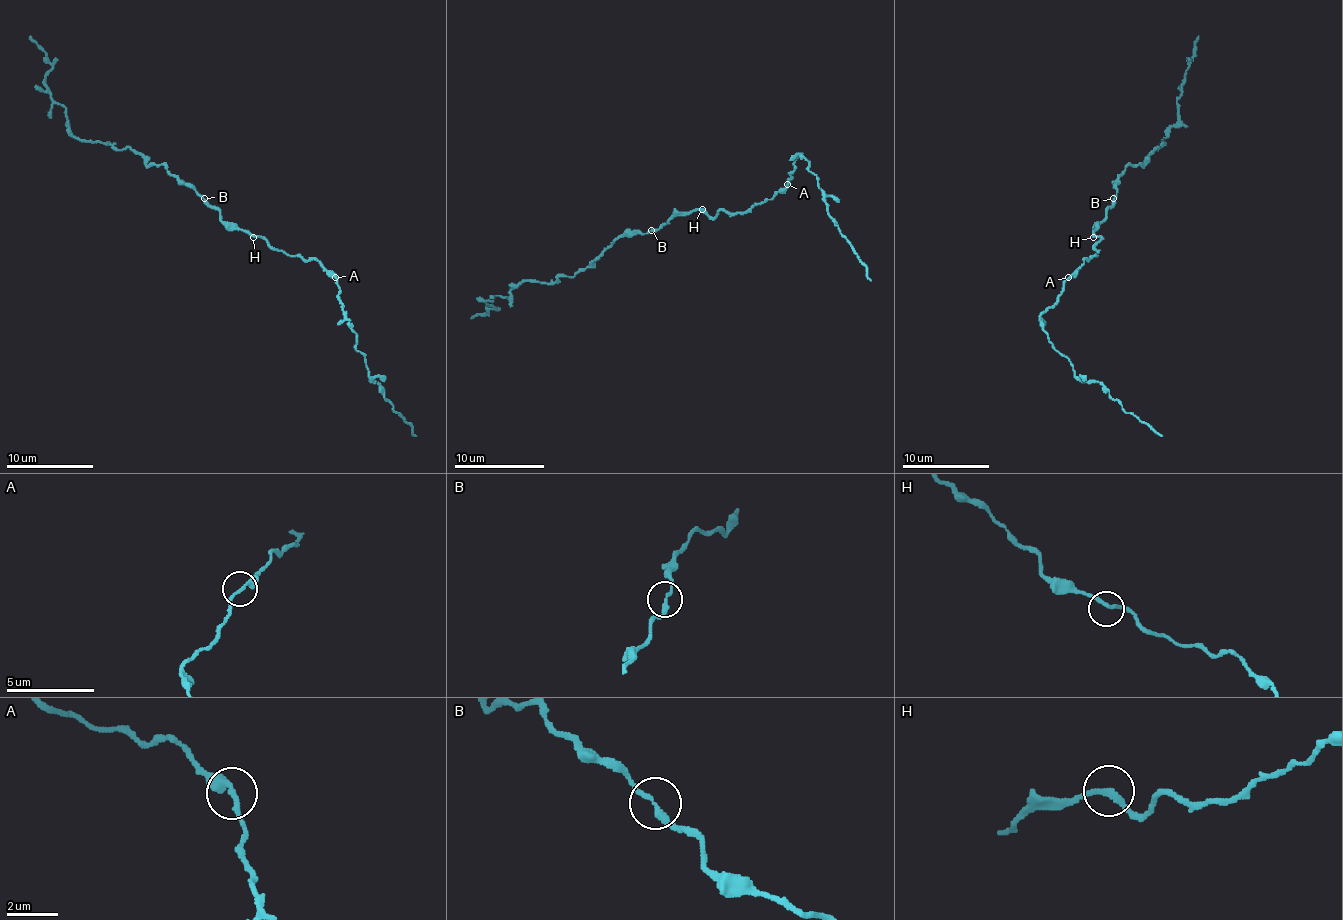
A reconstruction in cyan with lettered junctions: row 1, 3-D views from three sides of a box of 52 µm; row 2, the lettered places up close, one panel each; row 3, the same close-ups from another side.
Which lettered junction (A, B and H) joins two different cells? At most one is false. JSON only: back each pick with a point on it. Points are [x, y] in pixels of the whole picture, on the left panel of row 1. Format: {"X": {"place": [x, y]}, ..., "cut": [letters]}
{"cut": []}

